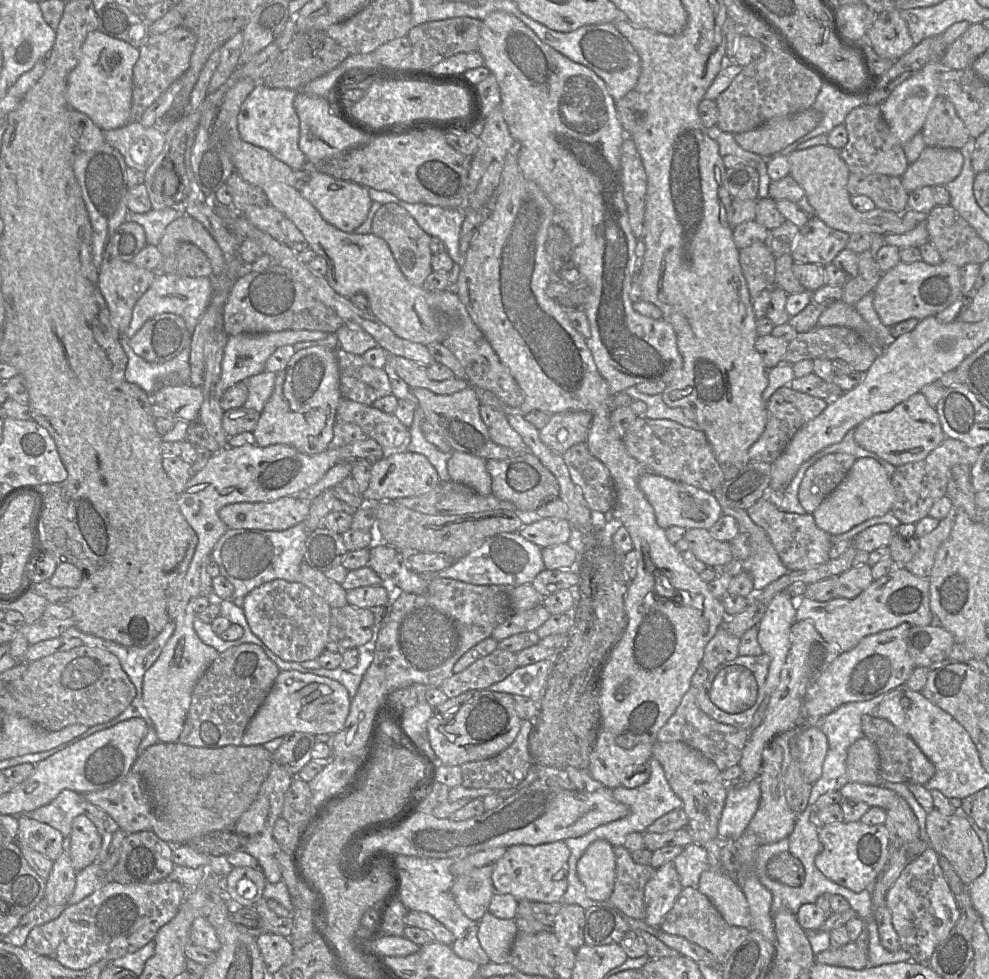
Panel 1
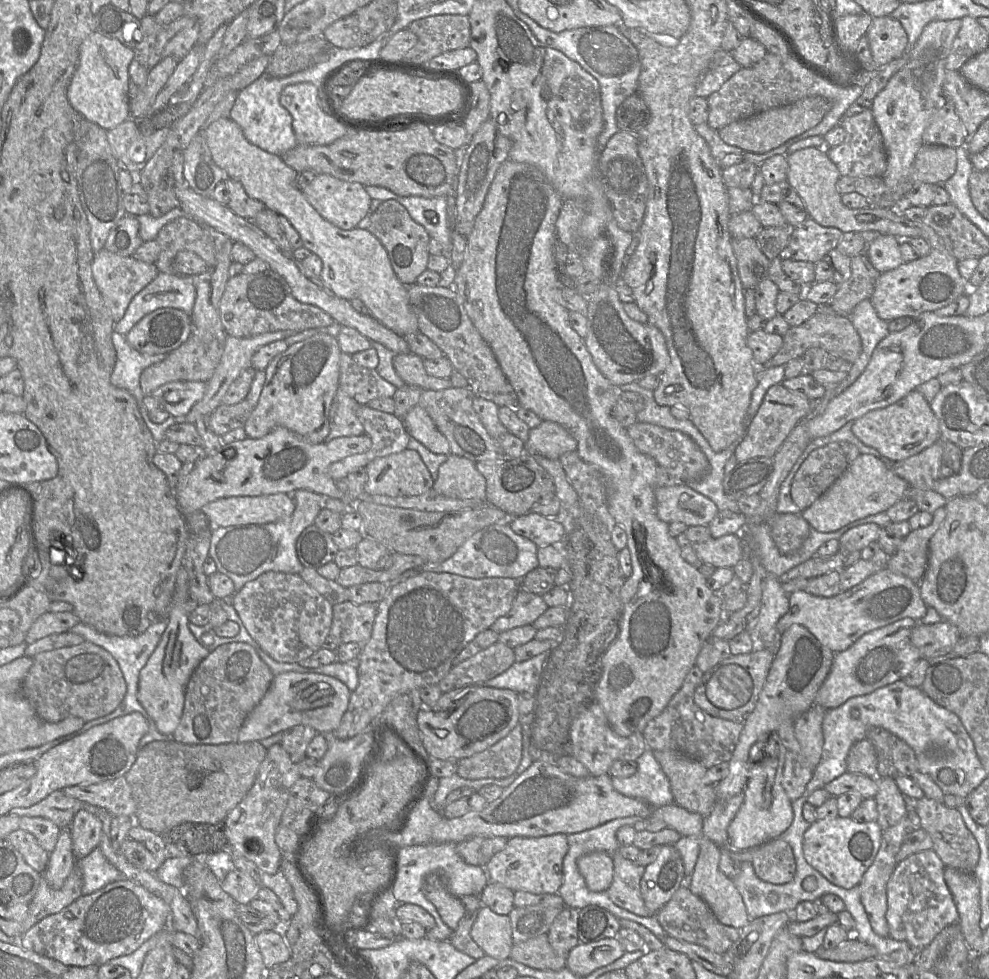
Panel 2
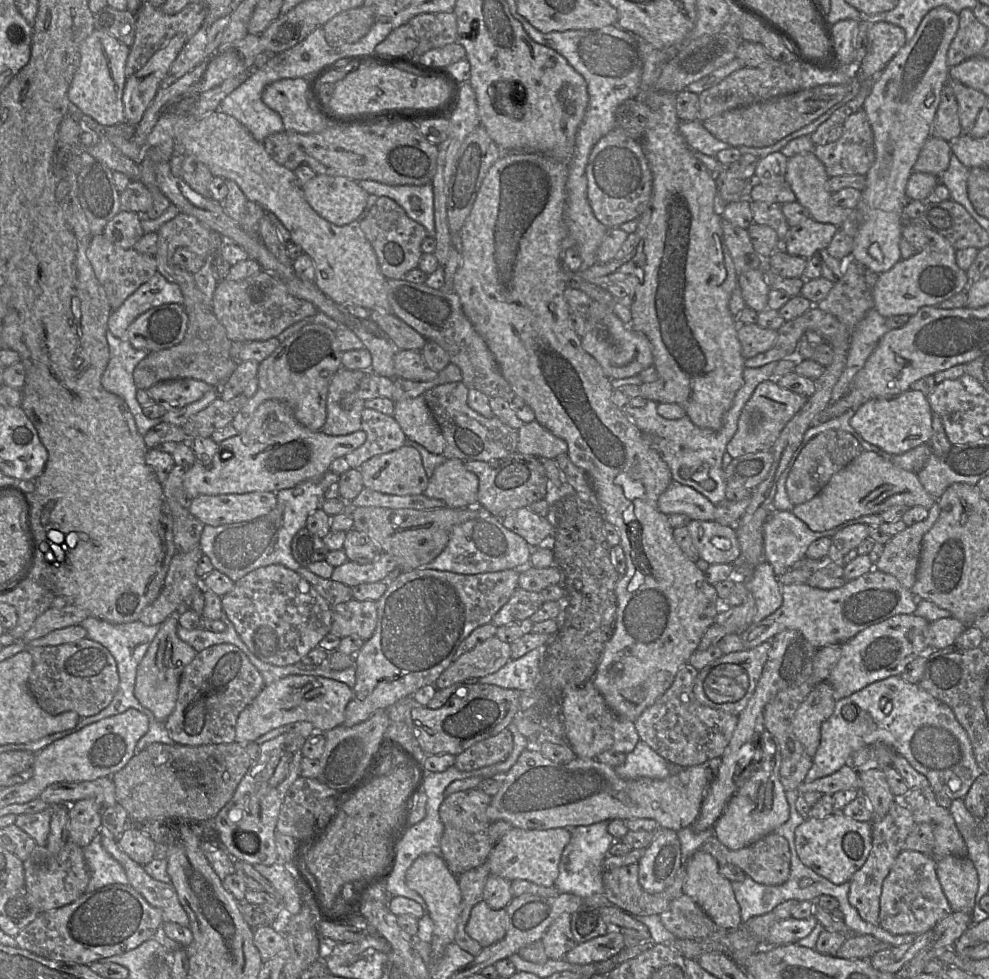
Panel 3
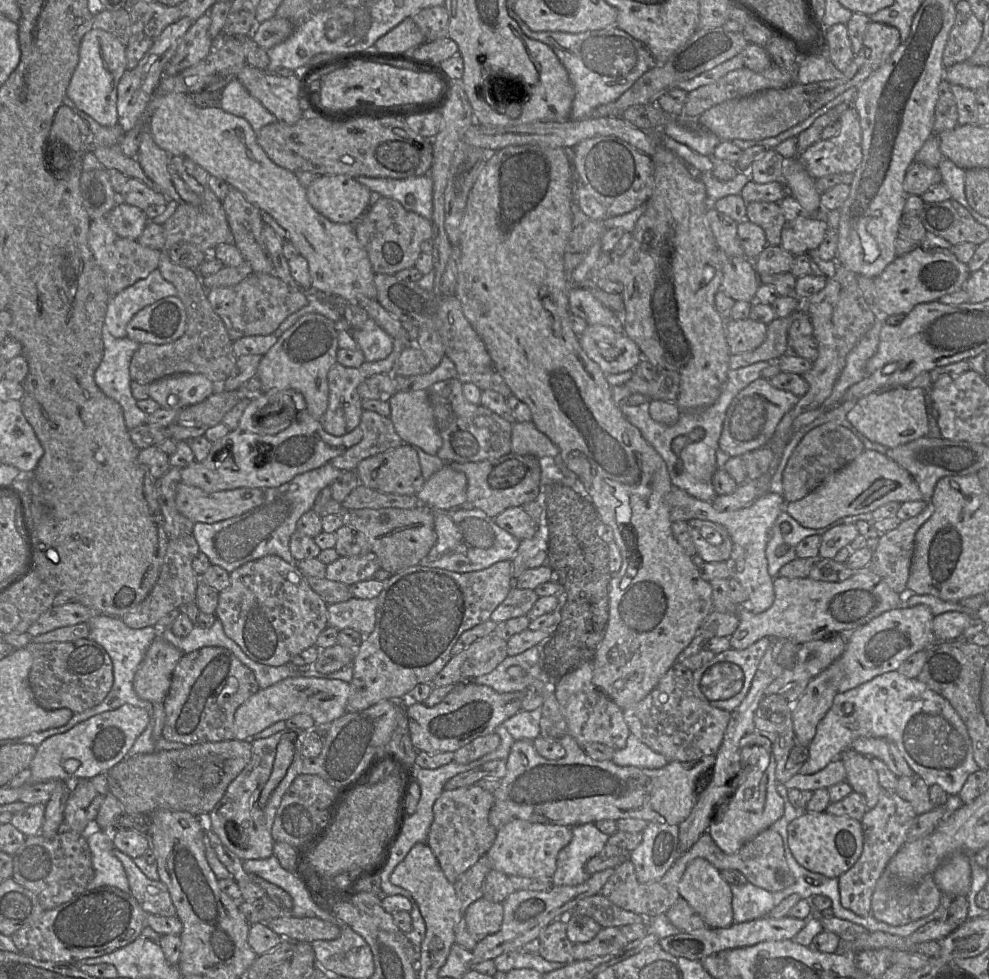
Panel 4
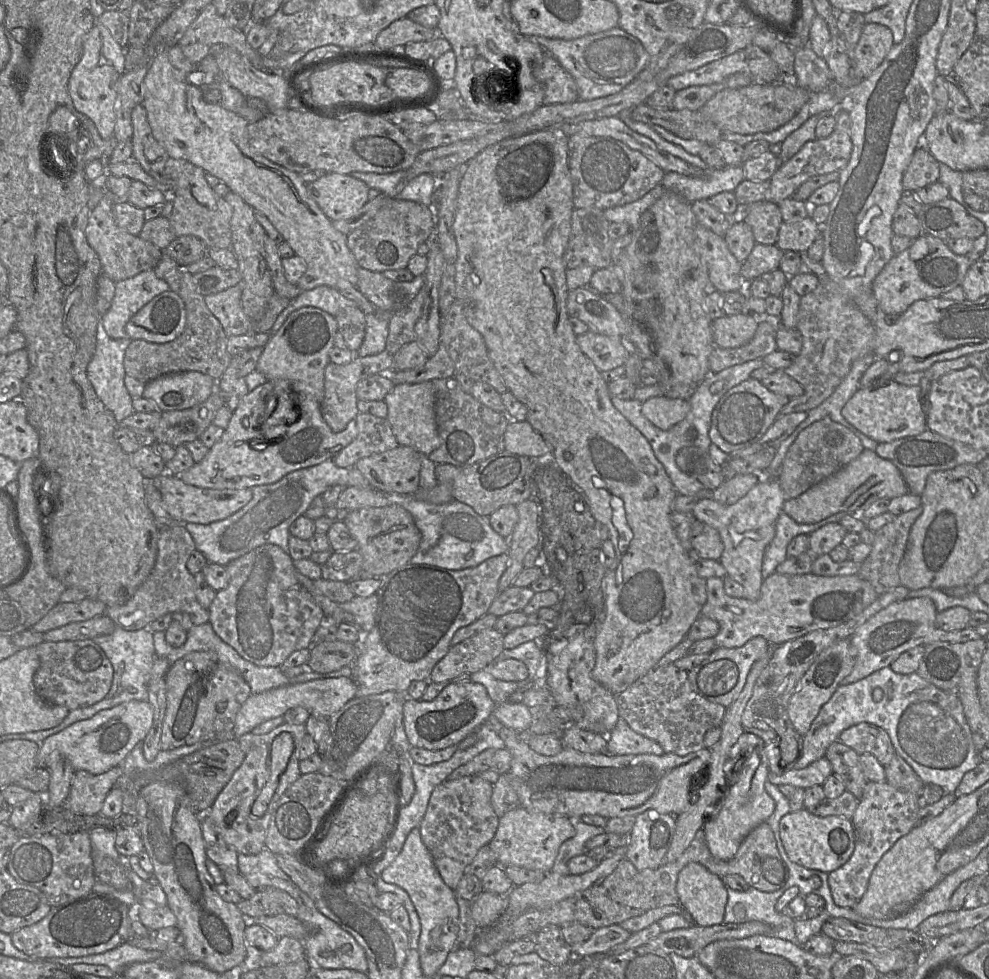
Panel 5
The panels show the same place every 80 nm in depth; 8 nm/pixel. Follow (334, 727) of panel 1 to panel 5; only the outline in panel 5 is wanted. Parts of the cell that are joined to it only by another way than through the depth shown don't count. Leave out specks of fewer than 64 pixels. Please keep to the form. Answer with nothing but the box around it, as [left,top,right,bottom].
[234,677,357,737]

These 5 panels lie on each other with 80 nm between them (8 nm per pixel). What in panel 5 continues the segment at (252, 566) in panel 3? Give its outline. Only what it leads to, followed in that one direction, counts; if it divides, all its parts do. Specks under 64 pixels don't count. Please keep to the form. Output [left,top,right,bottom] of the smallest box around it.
[181,459,373,566]

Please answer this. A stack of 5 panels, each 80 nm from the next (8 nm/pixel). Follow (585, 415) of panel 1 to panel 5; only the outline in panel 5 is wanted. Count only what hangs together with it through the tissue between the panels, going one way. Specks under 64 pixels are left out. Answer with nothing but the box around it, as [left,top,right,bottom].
[504,420,552,460]

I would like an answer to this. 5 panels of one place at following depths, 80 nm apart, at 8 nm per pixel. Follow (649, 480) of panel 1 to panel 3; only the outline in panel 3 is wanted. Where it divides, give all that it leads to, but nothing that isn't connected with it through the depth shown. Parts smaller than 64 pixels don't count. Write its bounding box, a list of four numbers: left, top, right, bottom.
[657,483,714,520]

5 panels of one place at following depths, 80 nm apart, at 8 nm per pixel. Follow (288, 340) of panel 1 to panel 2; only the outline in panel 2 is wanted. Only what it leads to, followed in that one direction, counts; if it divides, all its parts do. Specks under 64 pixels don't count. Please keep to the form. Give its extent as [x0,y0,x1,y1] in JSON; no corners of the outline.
[177,331,299,424]

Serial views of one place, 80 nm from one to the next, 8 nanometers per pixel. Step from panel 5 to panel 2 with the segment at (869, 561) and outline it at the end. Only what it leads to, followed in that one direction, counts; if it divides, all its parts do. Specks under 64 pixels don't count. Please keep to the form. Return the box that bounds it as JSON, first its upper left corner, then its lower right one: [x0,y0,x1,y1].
[886,507,946,582]

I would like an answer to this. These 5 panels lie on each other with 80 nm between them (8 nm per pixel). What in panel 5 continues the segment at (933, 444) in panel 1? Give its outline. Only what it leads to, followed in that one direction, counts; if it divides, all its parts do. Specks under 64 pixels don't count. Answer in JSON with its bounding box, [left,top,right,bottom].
[842,380,926,443]

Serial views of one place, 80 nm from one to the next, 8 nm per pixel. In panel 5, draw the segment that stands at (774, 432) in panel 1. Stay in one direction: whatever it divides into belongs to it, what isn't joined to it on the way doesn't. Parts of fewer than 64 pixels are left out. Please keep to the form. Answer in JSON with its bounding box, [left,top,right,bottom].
[709,379,790,455]

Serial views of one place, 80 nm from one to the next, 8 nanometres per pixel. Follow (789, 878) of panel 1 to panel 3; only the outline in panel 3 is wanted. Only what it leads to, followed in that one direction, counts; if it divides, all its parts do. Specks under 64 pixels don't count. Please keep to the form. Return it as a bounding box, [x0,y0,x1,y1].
[701,832,791,886]

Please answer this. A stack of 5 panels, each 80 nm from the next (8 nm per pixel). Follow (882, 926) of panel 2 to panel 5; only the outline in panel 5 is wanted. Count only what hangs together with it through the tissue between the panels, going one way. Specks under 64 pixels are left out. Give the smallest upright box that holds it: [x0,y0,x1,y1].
[828,781,920,908]

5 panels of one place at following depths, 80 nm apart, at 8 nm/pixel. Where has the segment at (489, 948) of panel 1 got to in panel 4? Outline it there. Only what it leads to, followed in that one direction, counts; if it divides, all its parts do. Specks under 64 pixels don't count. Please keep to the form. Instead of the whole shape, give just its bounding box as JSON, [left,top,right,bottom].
[466,897,504,941]

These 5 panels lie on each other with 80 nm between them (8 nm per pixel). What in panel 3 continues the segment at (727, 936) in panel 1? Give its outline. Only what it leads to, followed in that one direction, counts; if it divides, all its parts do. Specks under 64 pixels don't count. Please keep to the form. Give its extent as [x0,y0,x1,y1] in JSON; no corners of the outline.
[659,893,729,939]

